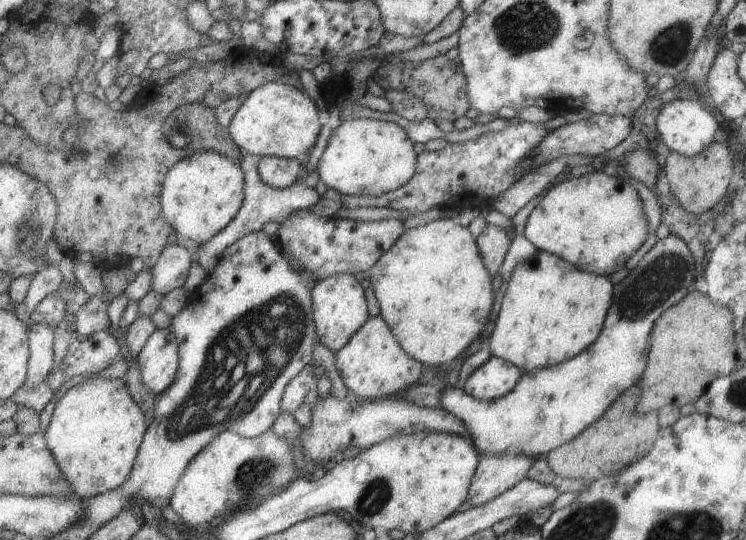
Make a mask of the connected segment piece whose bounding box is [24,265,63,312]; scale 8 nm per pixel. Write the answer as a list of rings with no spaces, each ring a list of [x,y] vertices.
[[[42,266],[30,278],[30,285],[24,298],[27,310],[31,312],[40,300],[49,293],[60,292],[62,274],[57,266]]]

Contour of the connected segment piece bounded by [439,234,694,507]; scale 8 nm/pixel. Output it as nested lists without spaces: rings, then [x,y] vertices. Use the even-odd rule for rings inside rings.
[[[671,234],[666,238],[657,239],[637,265],[627,271],[627,276],[613,285],[611,302],[599,336],[577,356],[547,368],[522,373],[517,384],[497,400],[477,400],[463,393],[458,386],[443,387],[439,394],[439,407],[453,414],[457,420],[463,421],[473,446],[482,455],[467,492],[466,500],[471,507],[491,502],[521,479],[525,479],[527,470],[537,457],[545,456],[550,450],[573,440],[586,426],[595,422],[622,391],[638,384],[646,367],[649,334],[653,323],[665,310],[677,304],[688,293],[687,286],[692,280],[694,280],[694,258],[685,242]]]

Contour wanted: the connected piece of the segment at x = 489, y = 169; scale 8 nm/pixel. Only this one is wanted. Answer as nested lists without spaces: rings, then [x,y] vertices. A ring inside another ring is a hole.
[[[510,120],[507,127],[498,132],[487,131],[475,140],[451,143],[438,151],[416,153],[413,176],[399,188],[379,196],[351,196],[339,194],[338,201],[345,210],[363,207],[386,207],[403,210],[411,217],[423,214],[434,206],[442,210],[461,212],[465,208],[476,208],[482,213],[492,206],[493,200],[515,184],[522,174],[519,162],[529,158],[531,150],[549,134],[543,123]]]

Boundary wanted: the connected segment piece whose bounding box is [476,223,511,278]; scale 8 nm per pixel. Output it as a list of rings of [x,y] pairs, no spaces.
[[[486,224],[483,232],[476,238],[476,245],[483,260],[485,270],[489,272],[491,278],[497,274],[497,268],[503,262],[503,256],[509,248],[510,238],[498,226]]]

